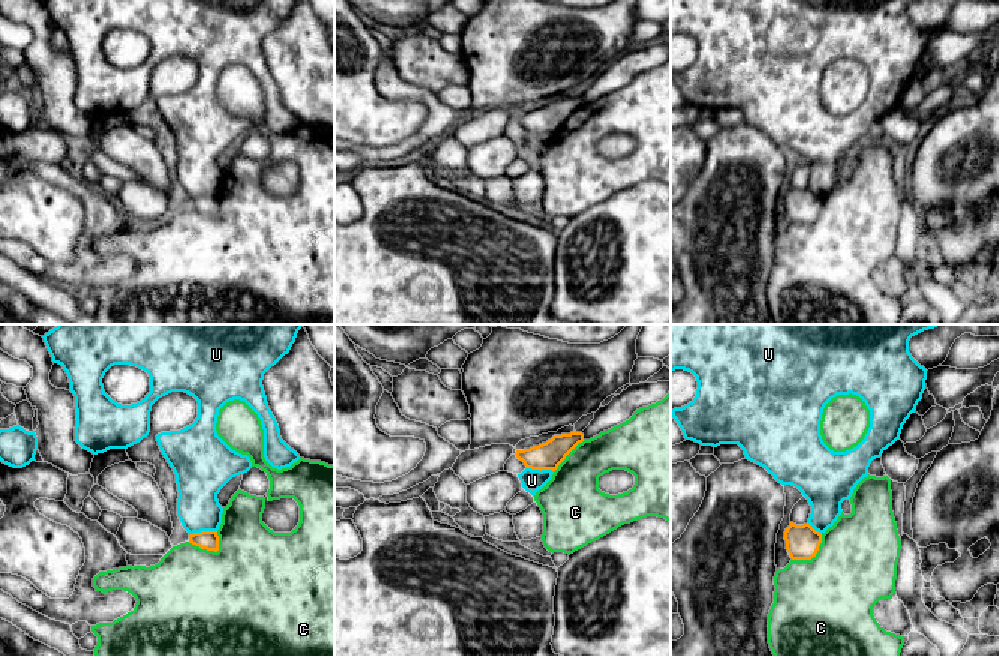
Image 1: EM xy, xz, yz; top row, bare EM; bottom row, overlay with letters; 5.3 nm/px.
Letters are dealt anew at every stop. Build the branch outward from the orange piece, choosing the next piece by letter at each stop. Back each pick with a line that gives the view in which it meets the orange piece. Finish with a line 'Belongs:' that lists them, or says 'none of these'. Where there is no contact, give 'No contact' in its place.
Belongs: none of these

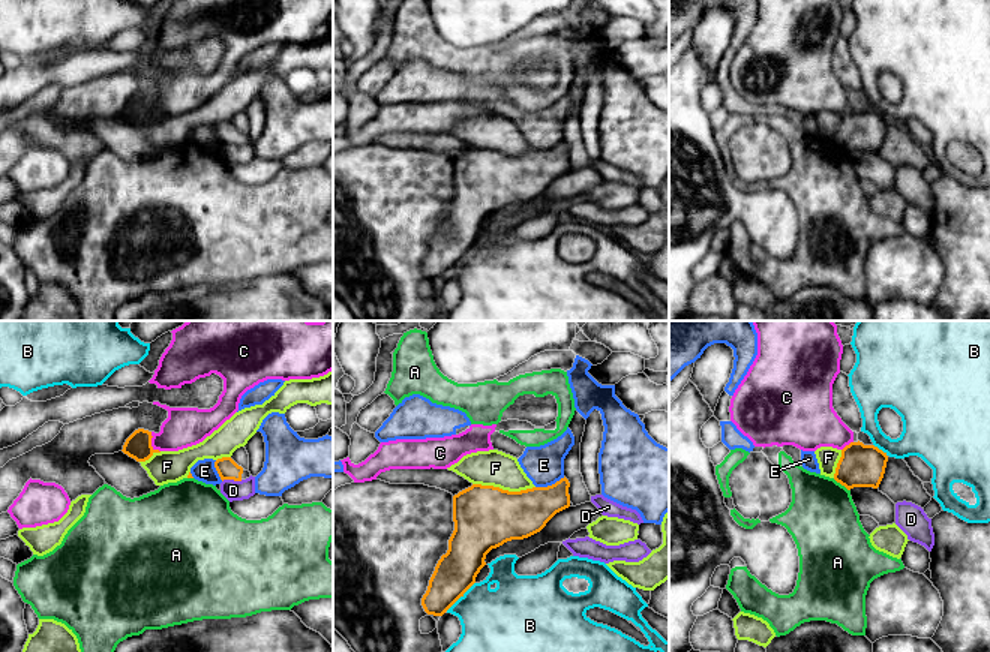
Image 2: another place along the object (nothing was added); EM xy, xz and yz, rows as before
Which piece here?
Belongs: none of these

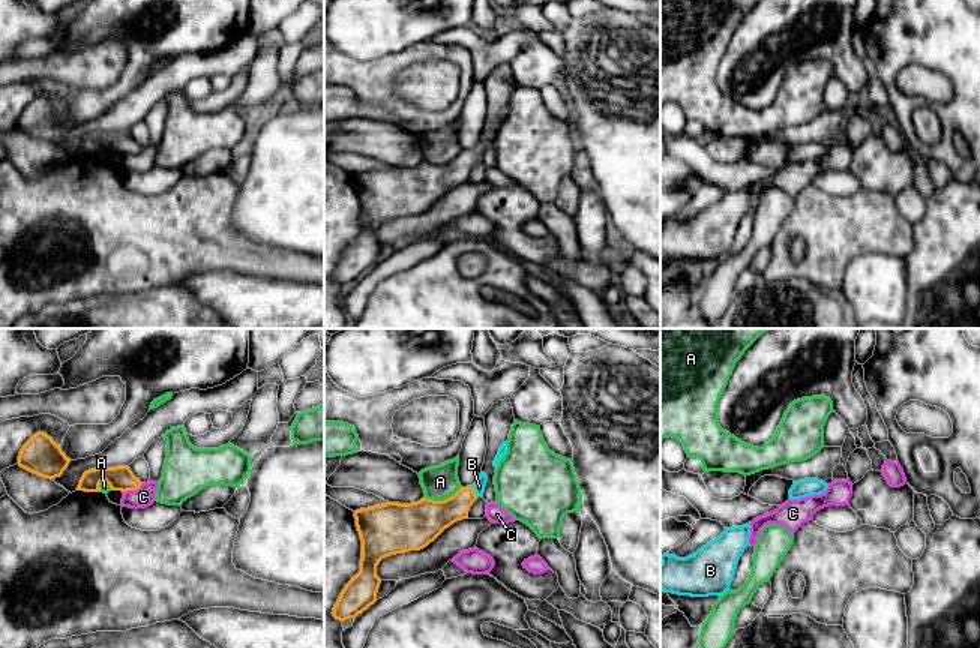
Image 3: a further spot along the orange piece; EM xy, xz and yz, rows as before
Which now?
B: Touches orange in xz
Belongs: B

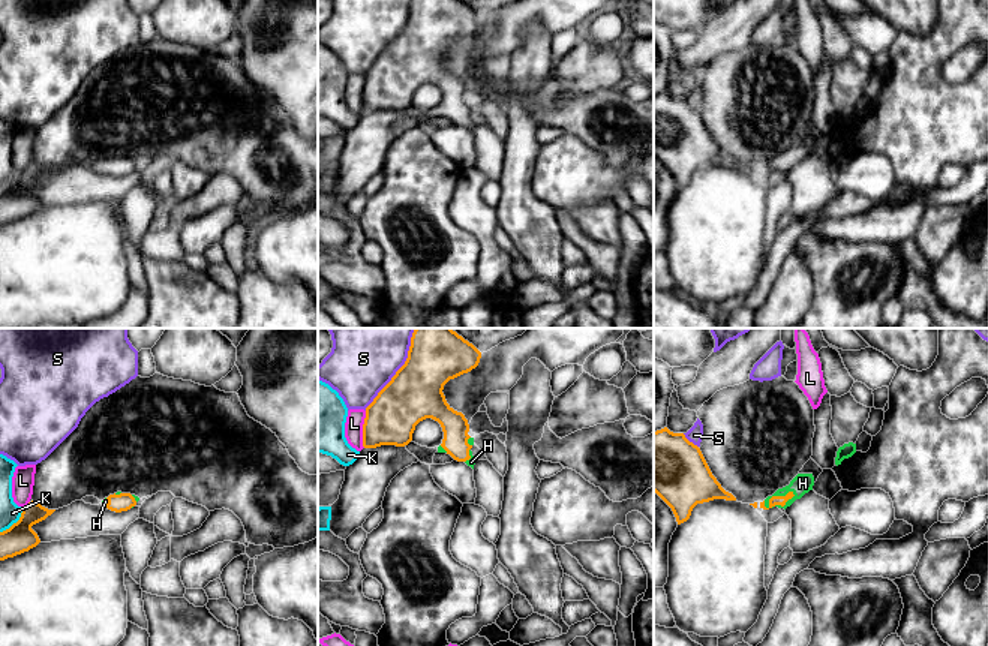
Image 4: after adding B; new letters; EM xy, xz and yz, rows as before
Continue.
H: Touches orange in yz
Belongs: H

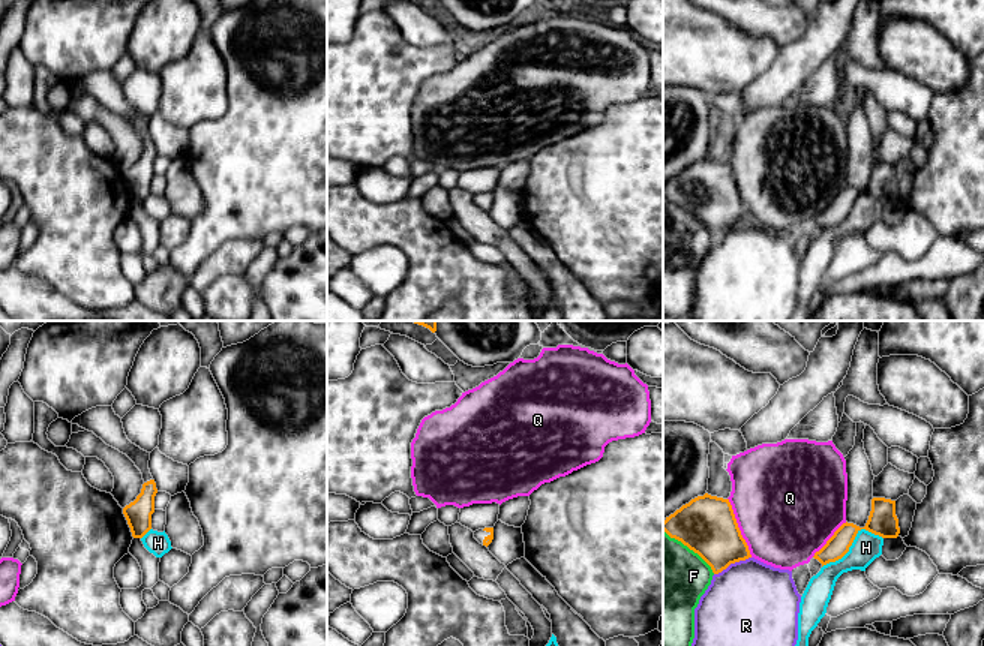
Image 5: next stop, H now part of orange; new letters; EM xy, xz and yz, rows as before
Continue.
Belongs: none of these

